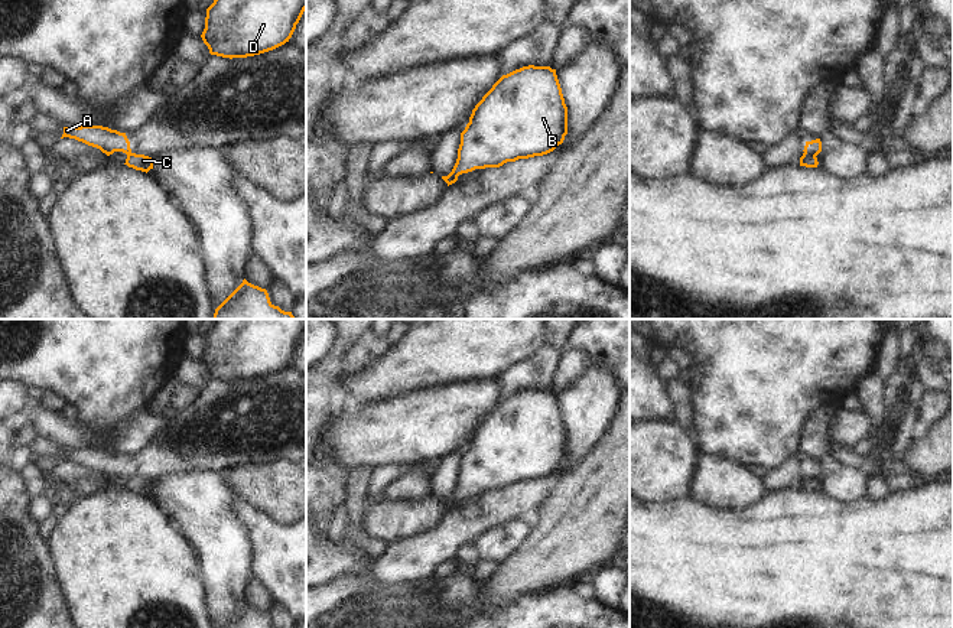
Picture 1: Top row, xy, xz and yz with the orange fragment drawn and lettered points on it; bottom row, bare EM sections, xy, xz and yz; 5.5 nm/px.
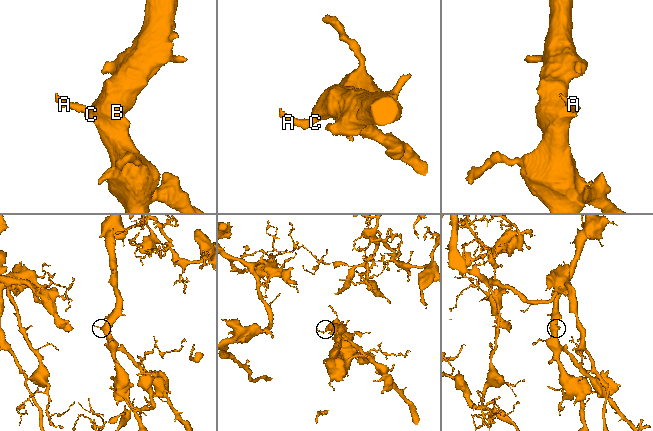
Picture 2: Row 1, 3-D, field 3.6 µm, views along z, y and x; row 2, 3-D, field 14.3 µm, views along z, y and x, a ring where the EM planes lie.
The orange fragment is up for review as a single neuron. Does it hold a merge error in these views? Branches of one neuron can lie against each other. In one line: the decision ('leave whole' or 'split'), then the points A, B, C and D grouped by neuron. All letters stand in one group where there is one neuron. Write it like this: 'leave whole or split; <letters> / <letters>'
split; A / B C D

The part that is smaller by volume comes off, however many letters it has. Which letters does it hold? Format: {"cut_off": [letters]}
{"cut_off": ["A"]}

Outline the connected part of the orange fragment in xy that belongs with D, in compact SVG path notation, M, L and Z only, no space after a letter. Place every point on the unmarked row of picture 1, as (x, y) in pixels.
M217 319L201 361L211 378L260 378L289 365L305 333L306 319Z

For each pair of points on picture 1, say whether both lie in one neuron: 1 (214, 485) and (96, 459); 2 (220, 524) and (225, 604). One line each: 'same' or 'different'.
1: different
2: same

